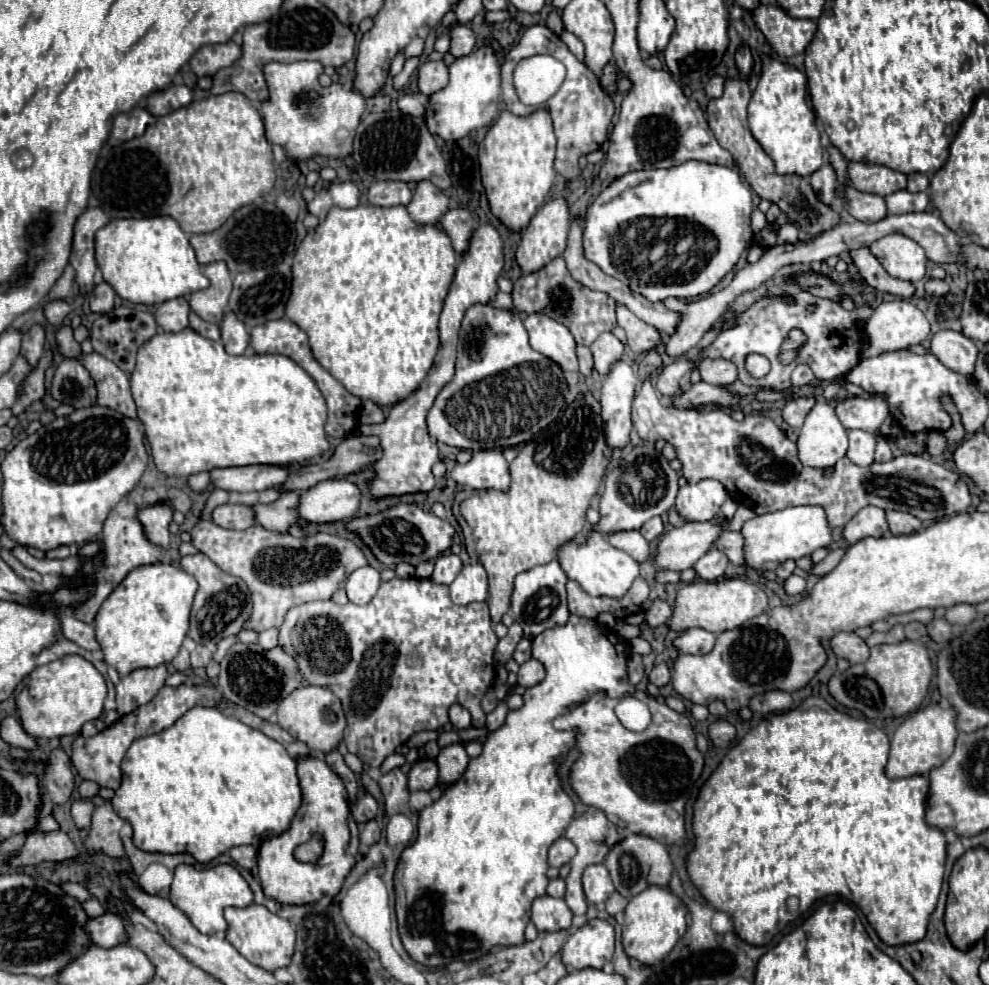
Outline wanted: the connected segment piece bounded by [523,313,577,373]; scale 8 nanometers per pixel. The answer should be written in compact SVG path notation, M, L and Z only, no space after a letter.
M541 313L529 315L523 323L529 333L529 343L537 353L549 357L551 361L557 361L563 373L577 371L575 341L565 325Z

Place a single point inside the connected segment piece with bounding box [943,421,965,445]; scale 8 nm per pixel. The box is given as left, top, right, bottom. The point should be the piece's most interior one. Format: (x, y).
(955, 434)

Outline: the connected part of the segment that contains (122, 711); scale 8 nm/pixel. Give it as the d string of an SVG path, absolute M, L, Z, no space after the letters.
M165 665L153 669L135 669L121 679L117 689L117 713L123 717L133 709L149 703L165 683Z

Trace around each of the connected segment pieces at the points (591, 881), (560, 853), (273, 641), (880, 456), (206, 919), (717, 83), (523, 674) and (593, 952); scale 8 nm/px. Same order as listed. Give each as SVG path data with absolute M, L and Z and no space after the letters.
M589 865L585 869L583 889L585 889L585 897L589 903L607 901L615 893L615 887L611 883L611 877L609 877L609 871L605 869L605 865Z
M559 837L549 849L549 865L561 867L561 865L569 863L575 857L575 853L577 853L575 845L567 837Z
M267 629L267 631L263 631L263 633L259 635L259 641L257 641L257 643L259 643L263 649L273 649L273 647L279 645L277 637L279 637L279 629Z
M877 437L877 451L875 451L875 461L891 461L893 453L889 447L889 441L885 437Z
M179 865L175 869L169 899L177 909L181 909L189 917L189 921L201 933L215 935L215 933L227 933L229 929L223 911L227 907L249 907L253 903L253 891L249 883L241 877L241 873L231 865L217 865L217 867L203 867L203 869Z
M711 77L711 81L705 85L705 93L707 97L721 97L723 93L723 77Z
M529 659L519 667L517 673L517 683L521 687L533 687L545 677L545 667L537 659Z
M589 919L579 931L575 931L563 945L561 957L567 967L573 969L603 969L615 949L615 929L603 919Z

